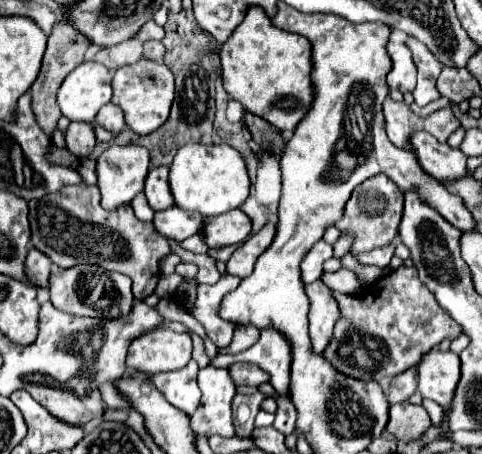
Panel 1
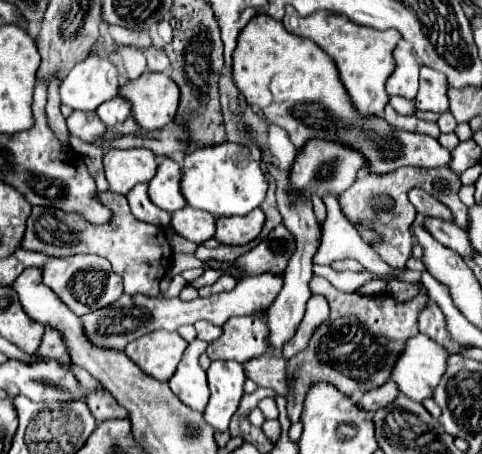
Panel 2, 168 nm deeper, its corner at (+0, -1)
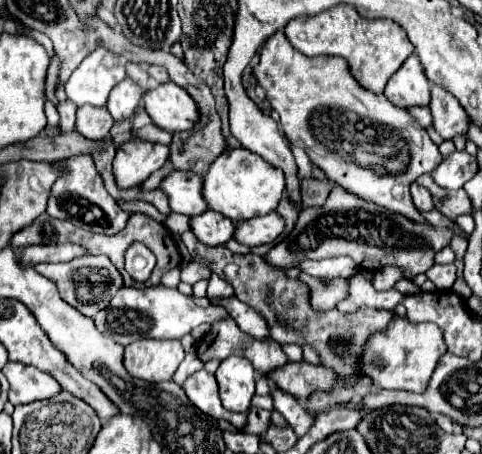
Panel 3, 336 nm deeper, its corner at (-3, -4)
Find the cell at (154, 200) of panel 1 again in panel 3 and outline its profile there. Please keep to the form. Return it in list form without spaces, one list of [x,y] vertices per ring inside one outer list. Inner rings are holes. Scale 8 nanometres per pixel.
[[[171,172],[163,182],[161,190],[169,198],[169,206],[177,214],[199,216],[207,210],[203,198],[203,178],[193,172]]]

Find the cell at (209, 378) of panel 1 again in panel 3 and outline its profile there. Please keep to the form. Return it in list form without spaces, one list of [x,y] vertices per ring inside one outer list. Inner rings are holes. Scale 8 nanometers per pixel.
[[[229,356],[221,362],[215,376],[219,382],[223,406],[231,412],[247,412],[255,394],[255,370],[249,360]]]

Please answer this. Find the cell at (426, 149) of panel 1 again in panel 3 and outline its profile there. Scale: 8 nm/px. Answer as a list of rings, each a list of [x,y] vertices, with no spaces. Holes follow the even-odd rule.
[[[281,30],[275,32],[273,36],[269,36],[269,40],[265,40],[265,44],[263,44],[261,52],[259,52],[259,58],[261,58],[261,60],[259,60],[259,64],[253,68],[253,76],[255,76],[257,84],[261,84],[261,86],[265,88],[267,100],[269,100],[271,108],[279,114],[279,124],[283,126],[283,132],[285,132],[287,140],[289,140],[293,146],[303,148],[303,150],[307,152],[307,156],[311,158],[311,162],[317,164],[317,166],[329,176],[329,180],[337,182],[337,184],[343,186],[345,190],[351,190],[351,192],[355,192],[357,196],[363,196],[365,200],[371,200],[371,202],[375,202],[375,204],[381,204],[381,206],[385,206],[385,208],[389,208],[389,210],[393,210],[393,212],[401,212],[403,216],[409,216],[411,220],[421,220],[421,222],[425,222],[425,220],[421,218],[421,214],[417,212],[417,208],[413,206],[409,184],[415,182],[415,180],[417,180],[419,176],[423,176],[423,174],[431,174],[433,168],[437,168],[437,164],[441,164],[443,156],[439,154],[437,146],[431,142],[431,138],[429,138],[427,134],[425,134],[423,146],[415,146],[415,144],[411,142],[411,136],[409,136],[409,132],[407,132],[407,124],[413,122],[413,116],[409,114],[409,110],[399,108],[399,106],[393,106],[393,104],[385,98],[385,94],[379,94],[379,96],[377,96],[377,94],[365,90],[365,88],[353,78],[353,74],[351,74],[349,64],[347,64],[345,58],[339,58],[339,56],[317,56],[317,58],[307,58],[305,54],[297,52],[297,50],[289,44],[289,40],[285,38],[285,34],[283,34]]]

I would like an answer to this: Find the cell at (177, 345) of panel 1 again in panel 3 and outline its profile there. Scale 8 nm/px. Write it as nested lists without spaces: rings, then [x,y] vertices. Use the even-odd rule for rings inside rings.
[[[137,340],[125,348],[123,364],[133,378],[147,382],[171,380],[185,352],[179,340]]]

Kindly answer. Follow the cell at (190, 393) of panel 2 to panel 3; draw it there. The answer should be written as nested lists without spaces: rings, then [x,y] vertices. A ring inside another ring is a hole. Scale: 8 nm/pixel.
[[[199,370],[193,376],[189,376],[183,384],[185,394],[189,396],[189,400],[205,414],[213,416],[213,418],[225,419],[229,421],[237,429],[245,426],[247,421],[247,412],[233,413],[227,411],[221,400],[219,400],[219,388],[215,382],[215,376],[209,374],[207,370]]]

